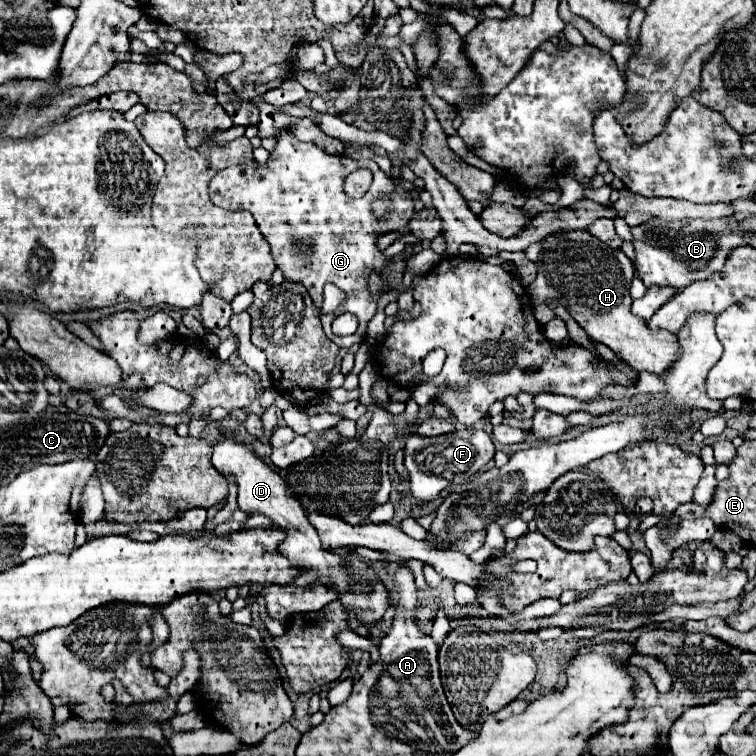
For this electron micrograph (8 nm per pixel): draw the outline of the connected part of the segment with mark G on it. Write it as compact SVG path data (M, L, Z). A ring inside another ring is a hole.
M286 129L276 133L274 139L276 139L276 147L270 153L270 159L266 163L250 163L250 165L244 165L244 167L234 165L234 167L228 167L228 169L216 173L216 177L210 181L212 203L222 207L222 209L228 209L228 211L250 211L254 215L256 225L260 227L264 239L272 247L272 257L274 257L278 269L286 275L288 281L302 283L308 289L308 293L310 293L310 297L312 297L312 301L318 309L322 307L322 289L324 289L326 283L334 283L338 289L344 291L344 295L346 295L344 303L332 315L320 315L320 319L322 319L324 333L328 335L328 339L332 339L338 347L348 349L348 347L364 341L366 325L376 313L378 299L380 299L380 295L384 295L388 291L388 285L382 281L384 279L382 273L386 271L390 261L384 261L384 253L376 249L378 235L374 231L374 225L376 225L378 219L372 213L370 203L374 199L378 199L380 195L388 195L394 201L394 207L410 207L412 197L402 187L392 185L390 177L370 159L354 161L354 159L348 159L344 155L328 155L326 151L322 151L314 143L298 141L294 137L294 133L286 131ZM356 165L362 165L362 167L370 169L372 175L374 175L370 191L362 199L350 199L344 193L344 179L352 171L356 171ZM342 313L354 313L360 321L358 331L350 337L338 337L330 329L332 321Z

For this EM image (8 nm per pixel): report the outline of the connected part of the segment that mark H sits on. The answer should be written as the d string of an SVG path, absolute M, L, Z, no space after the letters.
M562 231L560 235L552 233L544 239L544 247L546 247L546 269L538 269L538 277L528 287L532 305L540 305L546 299L556 299L558 303L570 309L570 315L588 333L592 341L604 343L624 363L628 363L638 371L650 371L660 375L660 371L666 371L672 365L672 359L676 359L676 351L680 351L680 343L676 335L668 331L654 333L652 329L648 329L644 319L632 315L630 311L630 305L632 305L630 283L634 279L634 265L622 251L612 251L606 243L602 243L588 231Z

